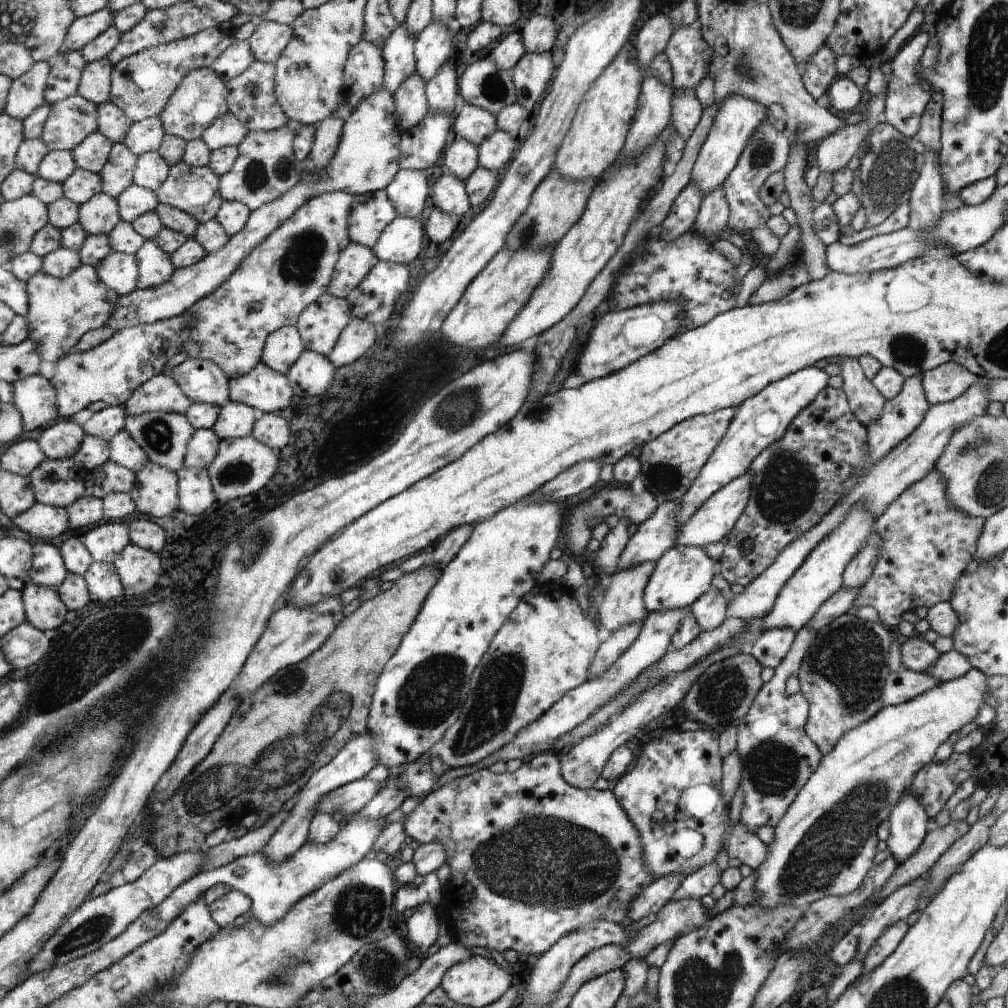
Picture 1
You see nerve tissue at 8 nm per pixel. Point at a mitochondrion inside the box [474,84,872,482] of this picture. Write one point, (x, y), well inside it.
(763, 150)

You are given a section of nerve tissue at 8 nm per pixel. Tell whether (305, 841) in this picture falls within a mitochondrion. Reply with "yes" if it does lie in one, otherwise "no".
no

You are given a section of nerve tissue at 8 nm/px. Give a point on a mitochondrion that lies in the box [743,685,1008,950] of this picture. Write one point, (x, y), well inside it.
(830, 844)

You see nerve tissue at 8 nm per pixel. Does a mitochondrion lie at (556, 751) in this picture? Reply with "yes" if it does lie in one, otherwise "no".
no

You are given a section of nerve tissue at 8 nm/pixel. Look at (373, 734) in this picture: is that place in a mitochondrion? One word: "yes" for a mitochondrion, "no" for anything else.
no

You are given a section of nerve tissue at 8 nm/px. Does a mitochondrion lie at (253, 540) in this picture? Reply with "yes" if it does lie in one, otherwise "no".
yes

